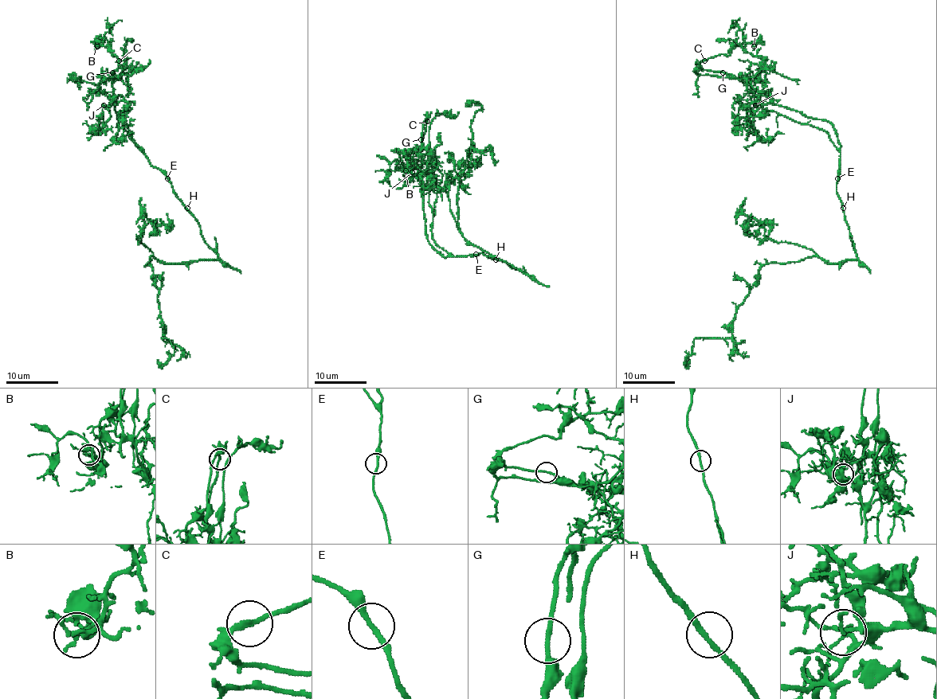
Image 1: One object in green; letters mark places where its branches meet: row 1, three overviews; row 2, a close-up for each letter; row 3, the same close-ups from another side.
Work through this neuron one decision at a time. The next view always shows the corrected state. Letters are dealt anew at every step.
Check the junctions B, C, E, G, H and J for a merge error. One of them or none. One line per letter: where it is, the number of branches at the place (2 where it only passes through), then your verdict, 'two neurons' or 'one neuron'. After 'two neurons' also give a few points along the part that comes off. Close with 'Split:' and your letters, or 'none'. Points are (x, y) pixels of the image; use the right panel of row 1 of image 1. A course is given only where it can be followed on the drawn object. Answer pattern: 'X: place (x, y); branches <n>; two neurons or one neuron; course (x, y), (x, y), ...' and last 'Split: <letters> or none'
B: place (754, 46); branches 2; one neuron
C: place (704, 60); branches 2; one neuron
E: place (837, 178); branches 2; one neuron
G: place (723, 72); branches 2; one neuron
H: place (843, 208); branches 2; one neuron
J: place (755, 105); branches 2; one neuron
Split: none

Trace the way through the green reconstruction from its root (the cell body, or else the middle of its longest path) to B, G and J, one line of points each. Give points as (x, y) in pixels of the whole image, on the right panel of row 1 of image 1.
B: (843, 209), (837, 191), (840, 144), (833, 127), (762, 103), (749, 83), (700, 64), (739, 44), (754, 46)
G: (843, 209), (837, 191), (840, 144), (833, 127), (823, 119), (762, 103), (749, 83), (723, 72)
J: (843, 209), (837, 191), (840, 144), (833, 127), (823, 119), (809, 118), (782, 106), (755, 105)

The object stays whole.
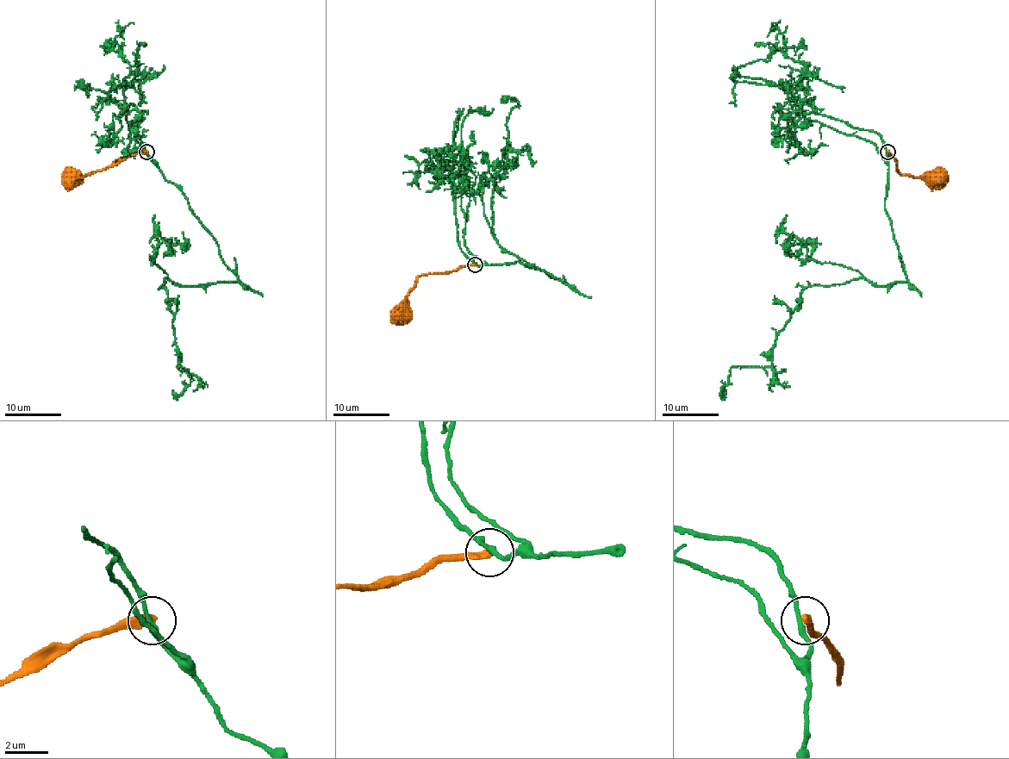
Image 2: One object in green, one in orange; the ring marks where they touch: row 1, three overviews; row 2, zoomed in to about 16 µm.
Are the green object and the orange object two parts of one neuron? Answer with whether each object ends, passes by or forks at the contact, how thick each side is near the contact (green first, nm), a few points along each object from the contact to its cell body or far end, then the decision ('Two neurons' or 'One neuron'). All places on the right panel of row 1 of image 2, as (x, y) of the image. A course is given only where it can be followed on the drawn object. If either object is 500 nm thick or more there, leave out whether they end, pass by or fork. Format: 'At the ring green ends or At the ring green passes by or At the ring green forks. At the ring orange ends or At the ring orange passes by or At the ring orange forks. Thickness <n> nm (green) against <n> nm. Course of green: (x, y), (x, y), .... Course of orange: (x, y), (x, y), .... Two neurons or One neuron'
At the ring green passes by. At the ring orange ends. Thickness 240 nm (green) against 400 nm. Course of green: (887, 152), (884, 210), (907, 280), (802, 291), (770, 366), (733, 366), (726, 390). Course of orange: (887, 151), (894, 158), (901, 174), (939, 178). Two neurons

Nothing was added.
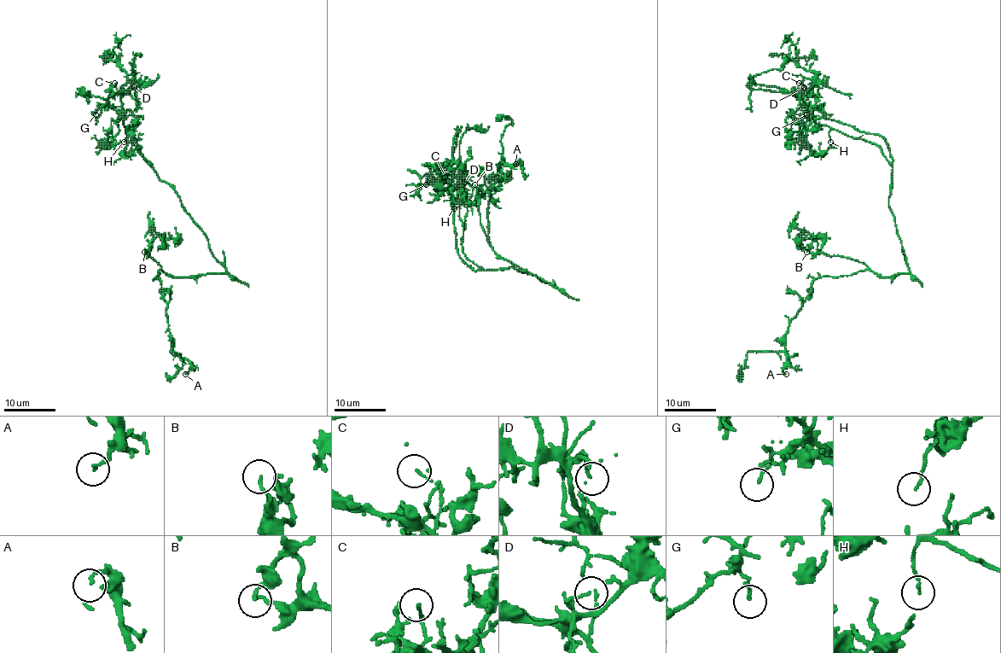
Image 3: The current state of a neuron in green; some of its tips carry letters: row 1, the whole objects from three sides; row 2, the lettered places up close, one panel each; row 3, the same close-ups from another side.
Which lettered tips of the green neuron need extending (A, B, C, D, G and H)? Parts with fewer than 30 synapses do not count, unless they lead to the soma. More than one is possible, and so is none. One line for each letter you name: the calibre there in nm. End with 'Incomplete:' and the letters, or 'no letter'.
Incomplete: no letter

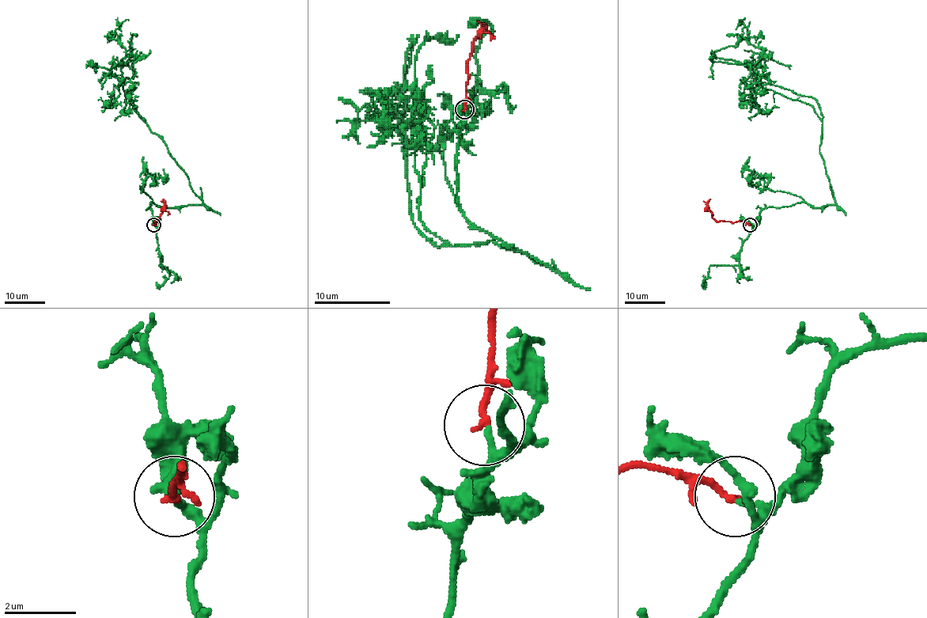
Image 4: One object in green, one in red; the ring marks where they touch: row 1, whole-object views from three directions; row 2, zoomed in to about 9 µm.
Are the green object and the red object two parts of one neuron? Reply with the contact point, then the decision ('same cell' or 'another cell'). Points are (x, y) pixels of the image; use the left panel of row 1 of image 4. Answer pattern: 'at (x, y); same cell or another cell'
at (153, 225); same cell

